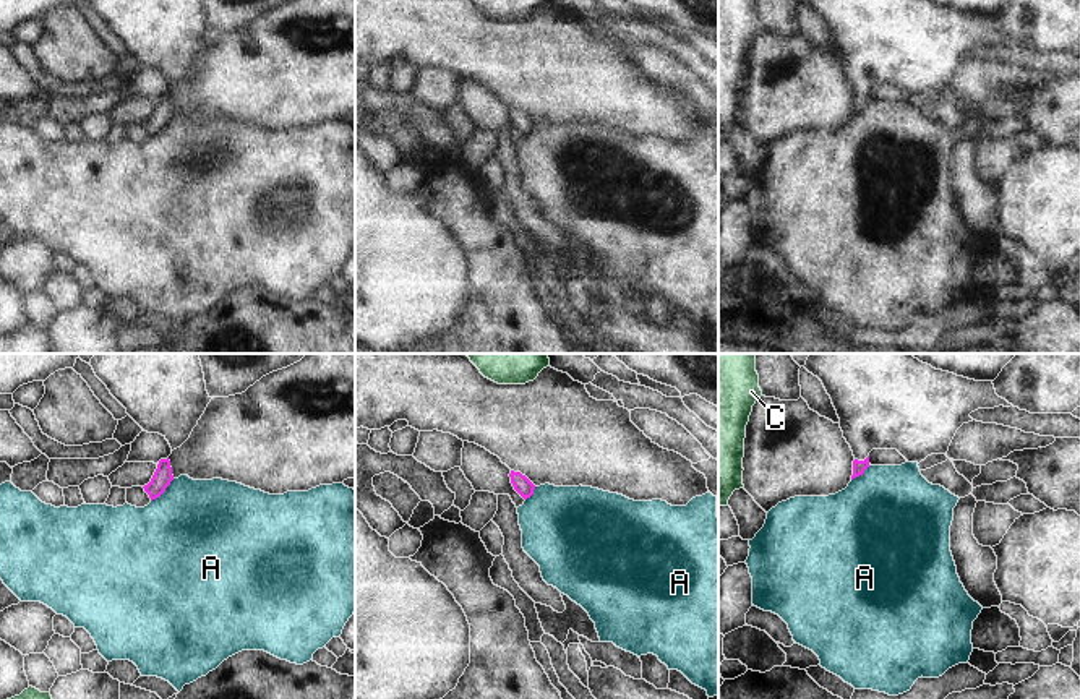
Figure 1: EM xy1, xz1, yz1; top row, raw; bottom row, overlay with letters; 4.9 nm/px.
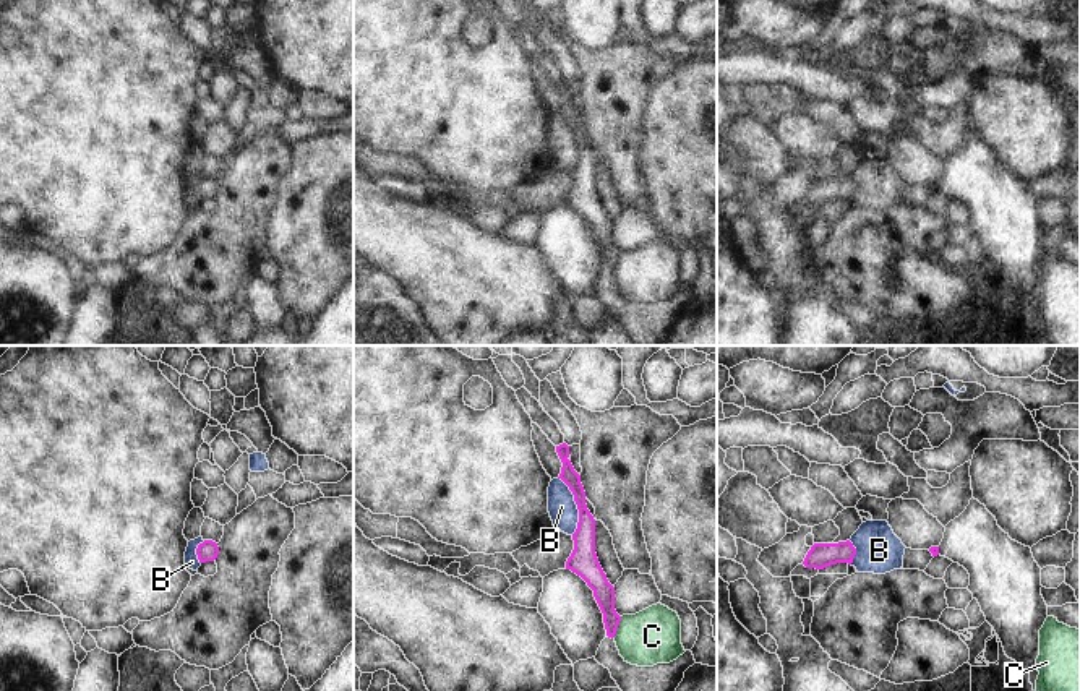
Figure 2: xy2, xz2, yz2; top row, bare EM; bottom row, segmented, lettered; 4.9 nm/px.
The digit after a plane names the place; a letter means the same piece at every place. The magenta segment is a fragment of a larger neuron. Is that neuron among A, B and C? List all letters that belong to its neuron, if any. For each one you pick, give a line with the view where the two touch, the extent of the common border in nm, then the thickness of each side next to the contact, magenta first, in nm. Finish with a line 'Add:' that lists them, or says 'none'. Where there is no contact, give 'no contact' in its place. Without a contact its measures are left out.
Add: none

